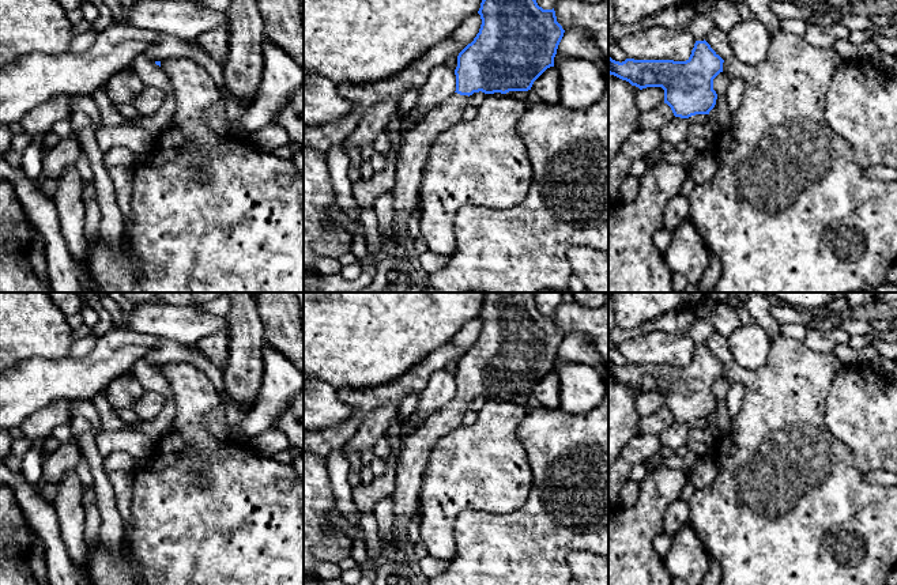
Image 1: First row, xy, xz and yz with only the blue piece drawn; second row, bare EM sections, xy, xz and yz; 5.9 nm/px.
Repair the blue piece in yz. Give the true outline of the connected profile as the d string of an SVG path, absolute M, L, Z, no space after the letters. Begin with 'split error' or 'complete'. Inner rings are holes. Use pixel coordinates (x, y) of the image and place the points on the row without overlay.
complete; M696 346L686 366L634 365L619 367L608 362L608 378L629 386L640 395L662 392L664 408L675 422L689 423L709 419L717 399L713 384L723 377L724 365L704 346Z

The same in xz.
split error; M486 292L478 316L482 324L479 337L457 361L456 396L430 415L412 434L402 439L396 465L393 539L397 550L408 551L408 524L421 506L421 482L436 442L463 426L463 416L474 397L506 399L528 396L550 371L565 335L557 327L555 316L543 314L535 305L535 292Z

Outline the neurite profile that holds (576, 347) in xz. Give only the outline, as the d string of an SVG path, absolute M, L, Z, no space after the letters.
M580 331L565 335L554 366L568 362L585 363L603 377L608 377L608 365L603 361L595 344Z

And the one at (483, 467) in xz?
M489 399L471 426L460 426L436 442L421 482L421 537L430 556L451 561L455 550L453 522L460 513L475 510L508 514L524 505L532 487L532 469L525 449L517 439L517 429L525 414L519 404Z

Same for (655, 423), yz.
M662 407L656 412L642 416L638 422L636 434L660 435L674 422L671 412Z

